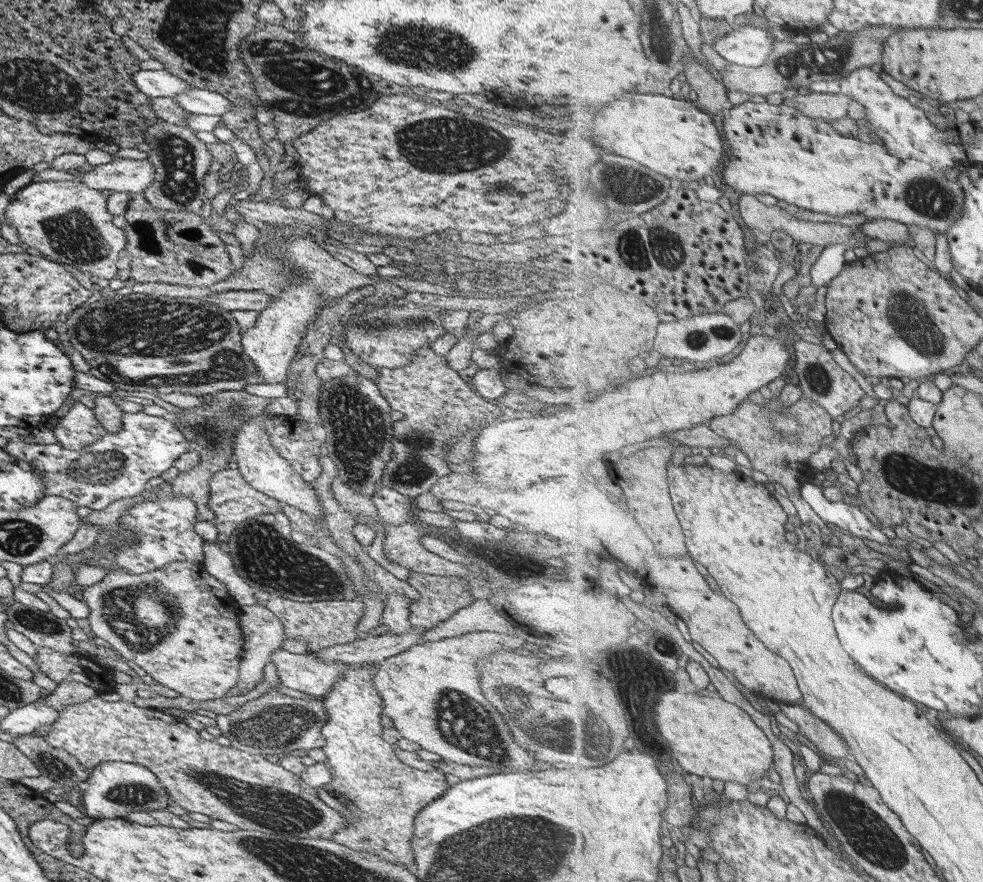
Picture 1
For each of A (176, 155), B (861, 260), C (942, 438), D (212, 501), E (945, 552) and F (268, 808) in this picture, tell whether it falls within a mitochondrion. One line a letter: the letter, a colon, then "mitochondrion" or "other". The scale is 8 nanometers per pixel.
A: mitochondrion
B: other
C: other
D: other
E: other
F: mitochondrion

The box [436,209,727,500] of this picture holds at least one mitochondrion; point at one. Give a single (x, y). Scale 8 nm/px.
(650, 247)

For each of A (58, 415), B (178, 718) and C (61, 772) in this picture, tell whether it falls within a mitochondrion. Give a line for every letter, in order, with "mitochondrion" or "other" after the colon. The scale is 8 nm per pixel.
A: other
B: other
C: other

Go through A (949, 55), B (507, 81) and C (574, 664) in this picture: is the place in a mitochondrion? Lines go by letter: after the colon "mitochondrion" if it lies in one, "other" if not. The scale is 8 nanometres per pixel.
A: other
B: other
C: other

